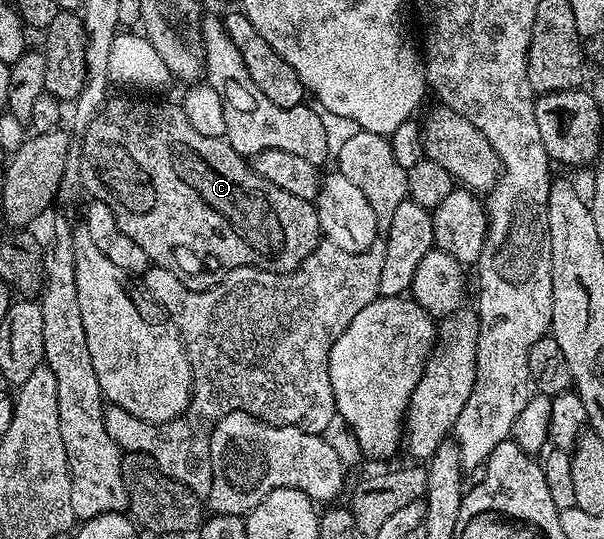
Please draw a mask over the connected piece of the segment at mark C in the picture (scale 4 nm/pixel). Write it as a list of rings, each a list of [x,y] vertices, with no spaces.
[[[139,98],[143,100],[113,100],[106,99],[101,111],[84,125],[85,137],[81,140],[81,168],[79,167],[79,184],[86,188],[92,199],[107,202],[115,214],[115,222],[119,222],[119,230],[131,238],[131,242],[136,242],[147,254],[147,258],[156,267],[163,270],[171,270],[179,282],[183,282],[192,292],[202,292],[221,281],[222,276],[227,275],[236,268],[262,268],[268,272],[293,272],[310,256],[318,244],[322,243],[323,237],[317,209],[310,201],[295,198],[295,194],[287,194],[287,190],[279,190],[279,186],[271,186],[267,178],[259,178],[255,170],[251,167],[250,161],[237,153],[230,146],[229,141],[222,137],[208,137],[199,134],[191,122],[188,121],[187,114],[182,105],[156,104],[153,98]]]

